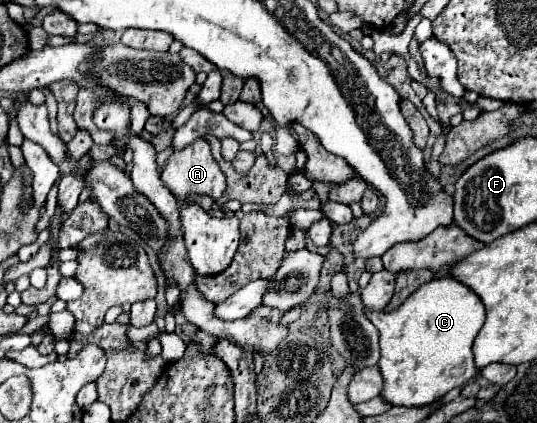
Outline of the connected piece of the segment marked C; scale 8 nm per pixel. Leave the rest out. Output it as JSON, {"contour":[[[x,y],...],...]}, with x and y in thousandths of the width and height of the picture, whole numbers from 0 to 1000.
{"contour":[[[842,655],[804,660],[764,712],[730,740],[678,726],[682,749],[708,783],[708,882],[715,915],[708,939],[734,962],[793,962],[845,915],[864,915],[894,887],[879,849],[879,806],[901,768],[905,730],[886,693],[875,693]]]}

